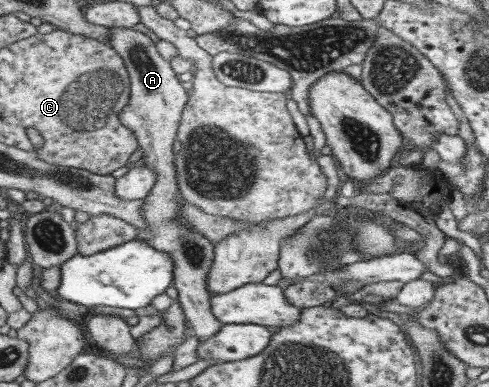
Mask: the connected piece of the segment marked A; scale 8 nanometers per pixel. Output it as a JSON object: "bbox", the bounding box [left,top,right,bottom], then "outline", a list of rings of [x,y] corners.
{"bbox":[104,27,224,343],"outline":[[[125,27],[107,29],[104,42],[113,48],[122,59],[129,79],[129,99],[120,109],[118,118],[121,125],[135,136],[141,161],[155,174],[155,183],[144,197],[140,207],[142,220],[146,229],[140,230],[140,237],[155,250],[164,251],[172,259],[173,285],[177,290],[177,300],[182,315],[198,343],[209,340],[219,332],[224,323],[217,322],[209,310],[210,295],[205,289],[205,276],[213,257],[213,243],[205,236],[194,232],[189,226],[182,224],[178,218],[180,211],[180,195],[178,193],[174,154],[171,152],[175,141],[176,129],[179,127],[182,111],[188,94],[187,86],[178,82],[170,63],[163,60],[155,50],[154,42],[139,30]]]}

